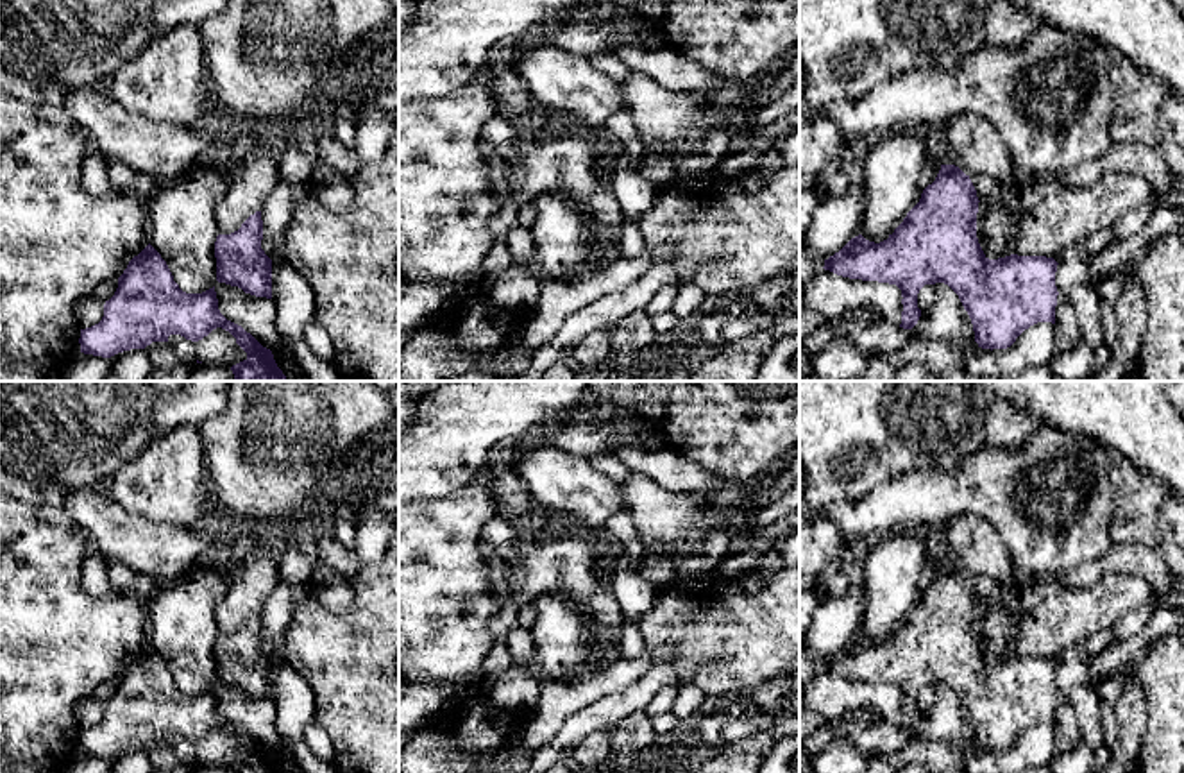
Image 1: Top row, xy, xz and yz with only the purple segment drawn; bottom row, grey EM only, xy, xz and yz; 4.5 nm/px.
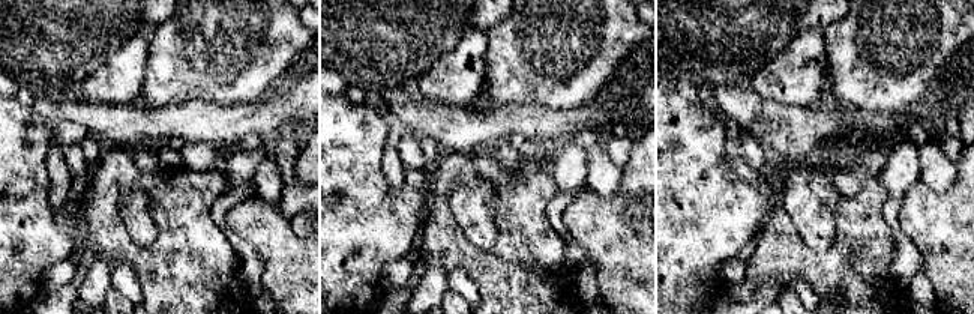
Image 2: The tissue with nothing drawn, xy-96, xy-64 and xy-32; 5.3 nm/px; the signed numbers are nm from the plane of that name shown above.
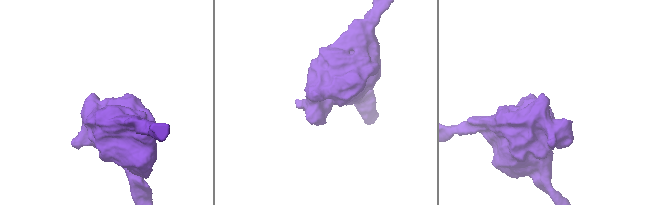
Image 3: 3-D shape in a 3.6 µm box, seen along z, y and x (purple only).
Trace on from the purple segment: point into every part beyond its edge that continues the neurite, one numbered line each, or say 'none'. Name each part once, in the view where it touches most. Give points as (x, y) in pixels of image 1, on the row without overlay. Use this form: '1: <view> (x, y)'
none

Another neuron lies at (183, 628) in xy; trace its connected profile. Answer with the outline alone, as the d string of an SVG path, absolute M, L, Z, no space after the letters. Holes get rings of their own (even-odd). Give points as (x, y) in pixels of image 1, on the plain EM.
M207 558L177 583L161 587L159 594L145 603L148 644L161 655L173 682L186 694L202 694L215 687L218 637L215 608L229 587L227 574Z

